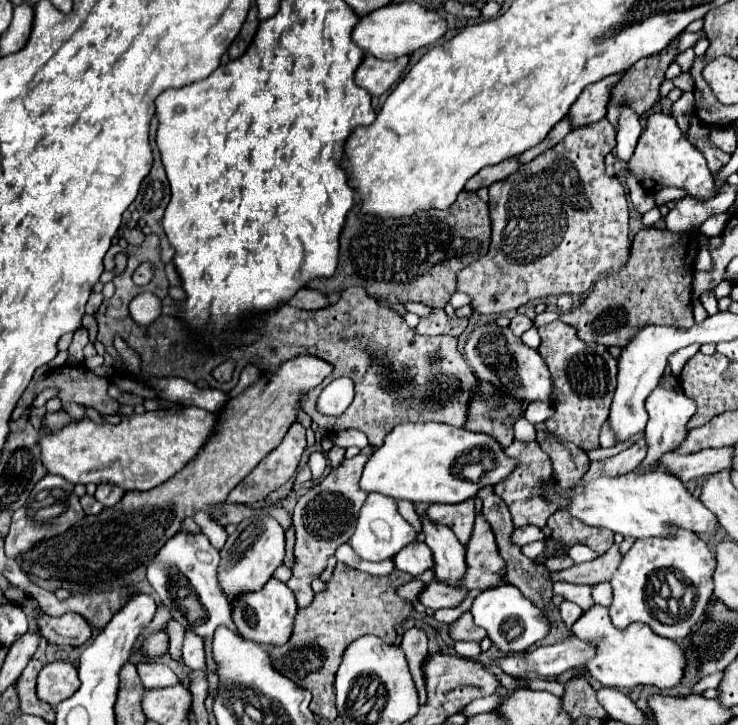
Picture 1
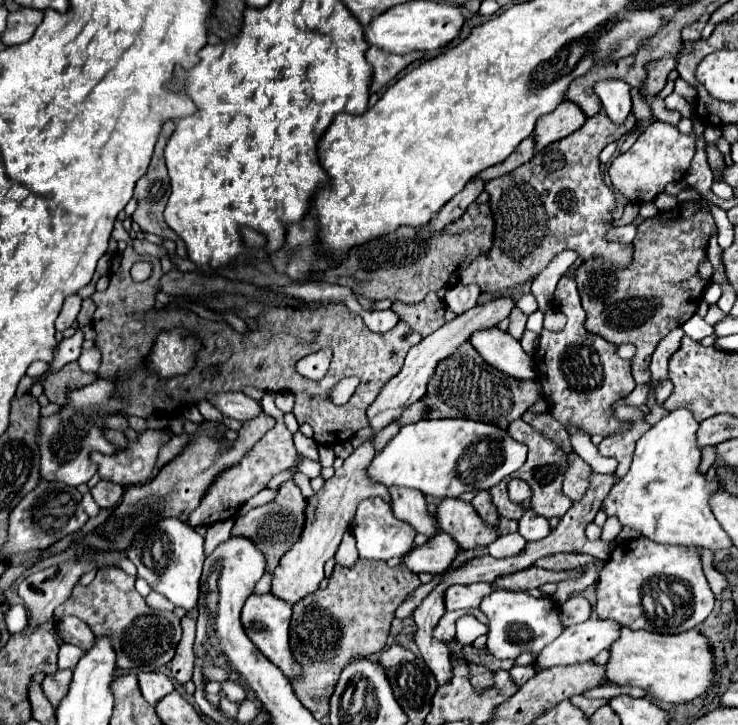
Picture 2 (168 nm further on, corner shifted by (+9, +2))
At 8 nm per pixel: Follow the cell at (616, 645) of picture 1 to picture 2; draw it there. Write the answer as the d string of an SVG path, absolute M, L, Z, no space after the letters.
M622 628L620 638L612 644L610 650L612 654L606 664L608 680L616 686L640 686L648 690L648 696L654 700L686 704L704 696L718 682L712 644L698 628L672 636Z

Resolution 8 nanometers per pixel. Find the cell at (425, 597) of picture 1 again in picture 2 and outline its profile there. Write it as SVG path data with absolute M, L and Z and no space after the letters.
M486 582L466 584L466 586L450 586L446 590L446 610L470 610L480 608L482 598L486 598L494 588Z

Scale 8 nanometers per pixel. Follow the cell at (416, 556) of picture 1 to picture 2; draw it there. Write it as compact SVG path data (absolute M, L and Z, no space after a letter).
M438 532L434 538L428 540L428 544L414 548L410 554L406 554L404 564L416 574L444 574L456 560L458 552L460 546L456 544L456 540L452 540L446 532Z

